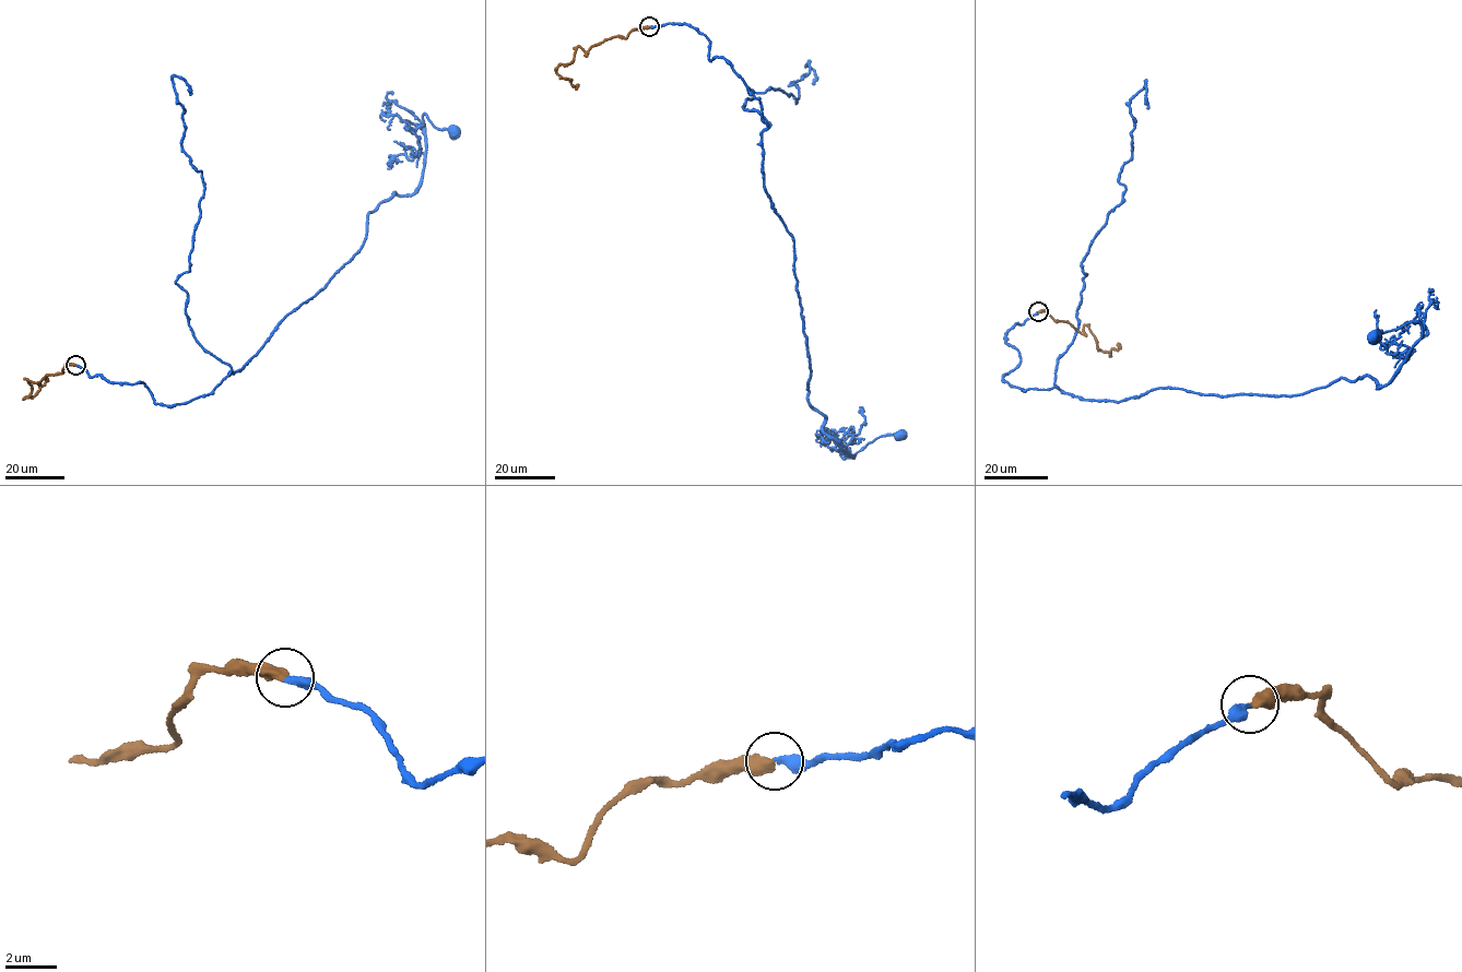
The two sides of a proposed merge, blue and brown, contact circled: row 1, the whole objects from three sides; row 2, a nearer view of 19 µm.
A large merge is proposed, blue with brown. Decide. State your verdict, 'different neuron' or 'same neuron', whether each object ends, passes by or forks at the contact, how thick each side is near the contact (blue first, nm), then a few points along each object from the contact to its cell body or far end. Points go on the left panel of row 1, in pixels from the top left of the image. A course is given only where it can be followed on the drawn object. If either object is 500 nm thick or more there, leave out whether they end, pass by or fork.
same neuron | blue ends | brown ends | 360/440 nm | blue via (75, 366), (142, 382), (156, 403), (205, 395), (358, 252), (369, 213), (416, 190), (423, 116), (454, 133) | brown via (75, 365), (39, 383), (27, 379), (32, 392), (24, 399), (47, 377)

